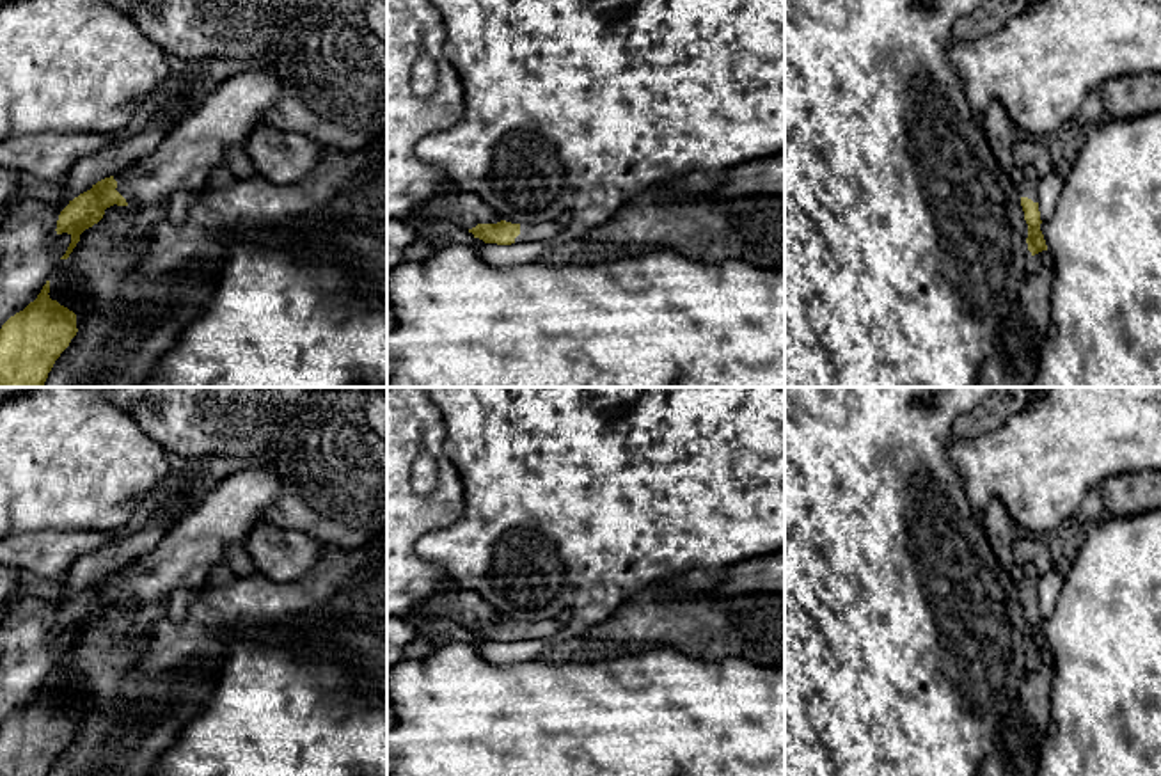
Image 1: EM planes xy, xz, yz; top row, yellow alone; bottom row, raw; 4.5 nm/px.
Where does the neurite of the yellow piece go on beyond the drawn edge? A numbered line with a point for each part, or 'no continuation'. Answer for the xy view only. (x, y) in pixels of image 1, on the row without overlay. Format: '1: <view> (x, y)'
1: xy (228, 512)

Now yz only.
1: yz (1030, 574)

